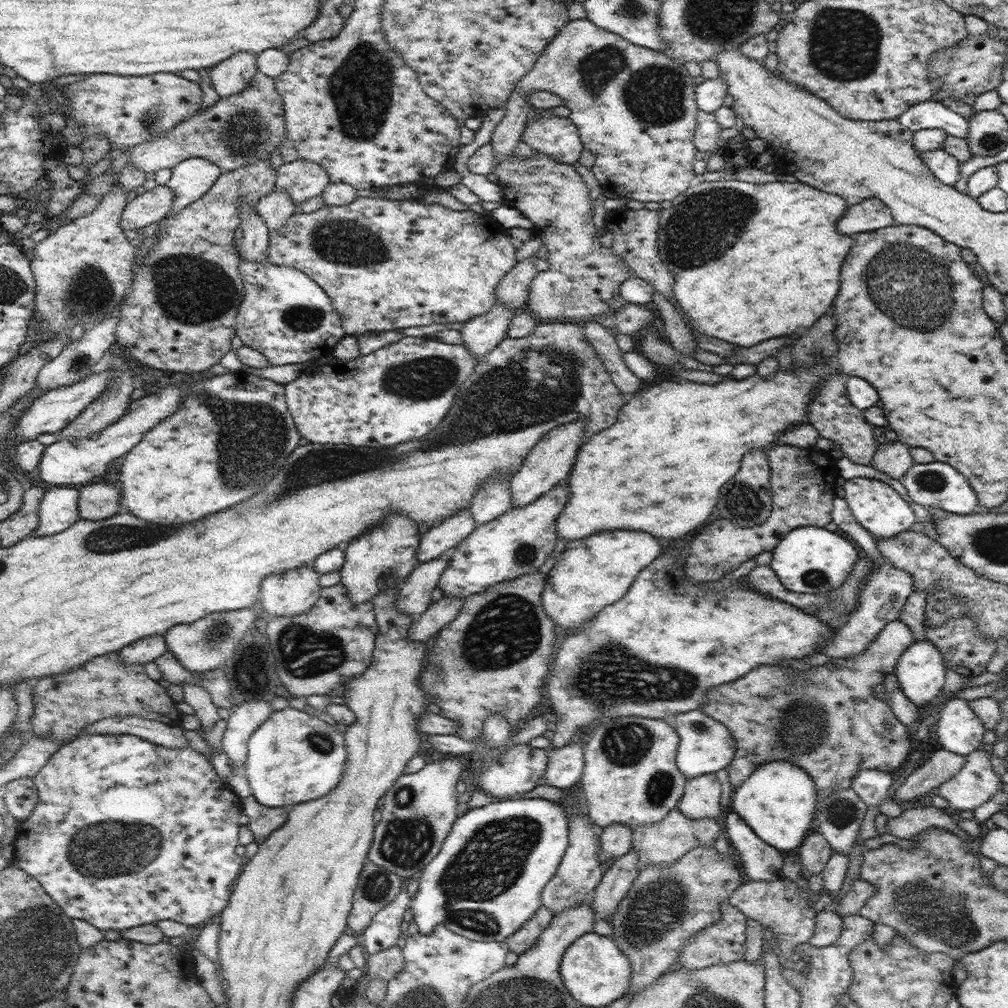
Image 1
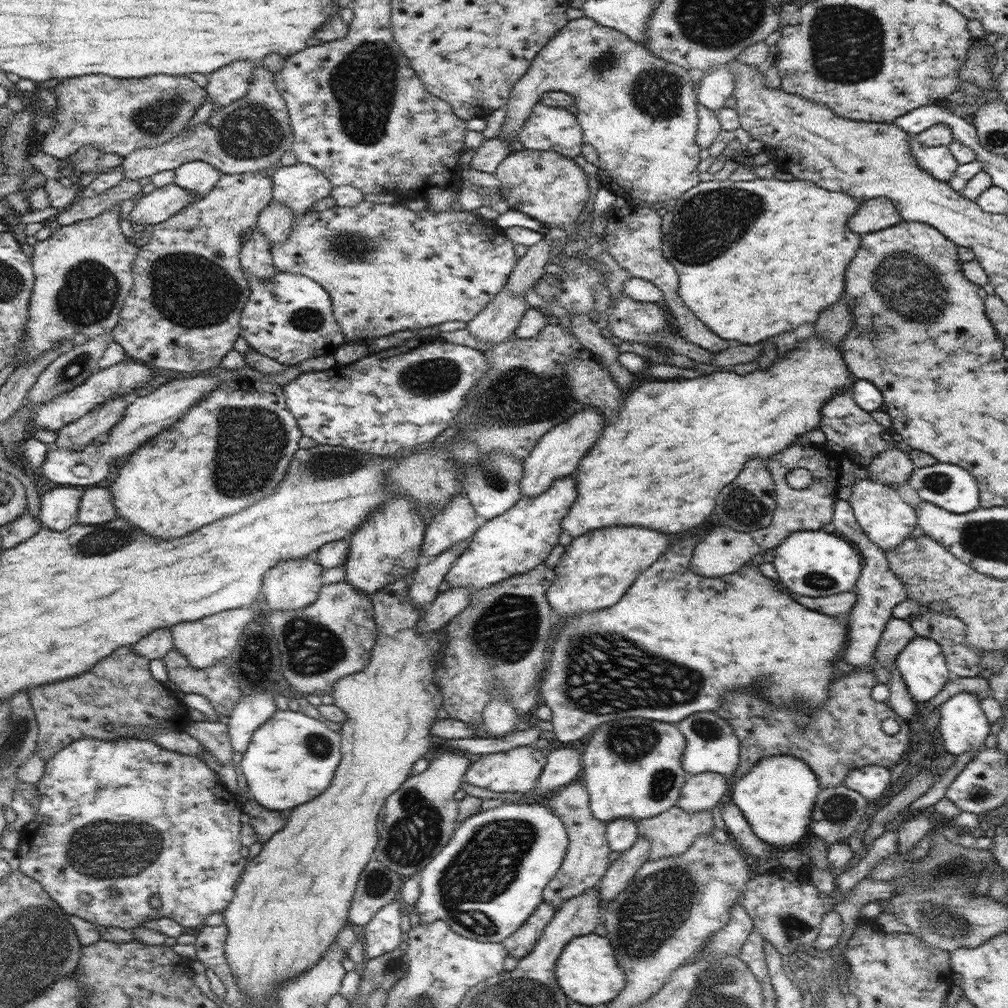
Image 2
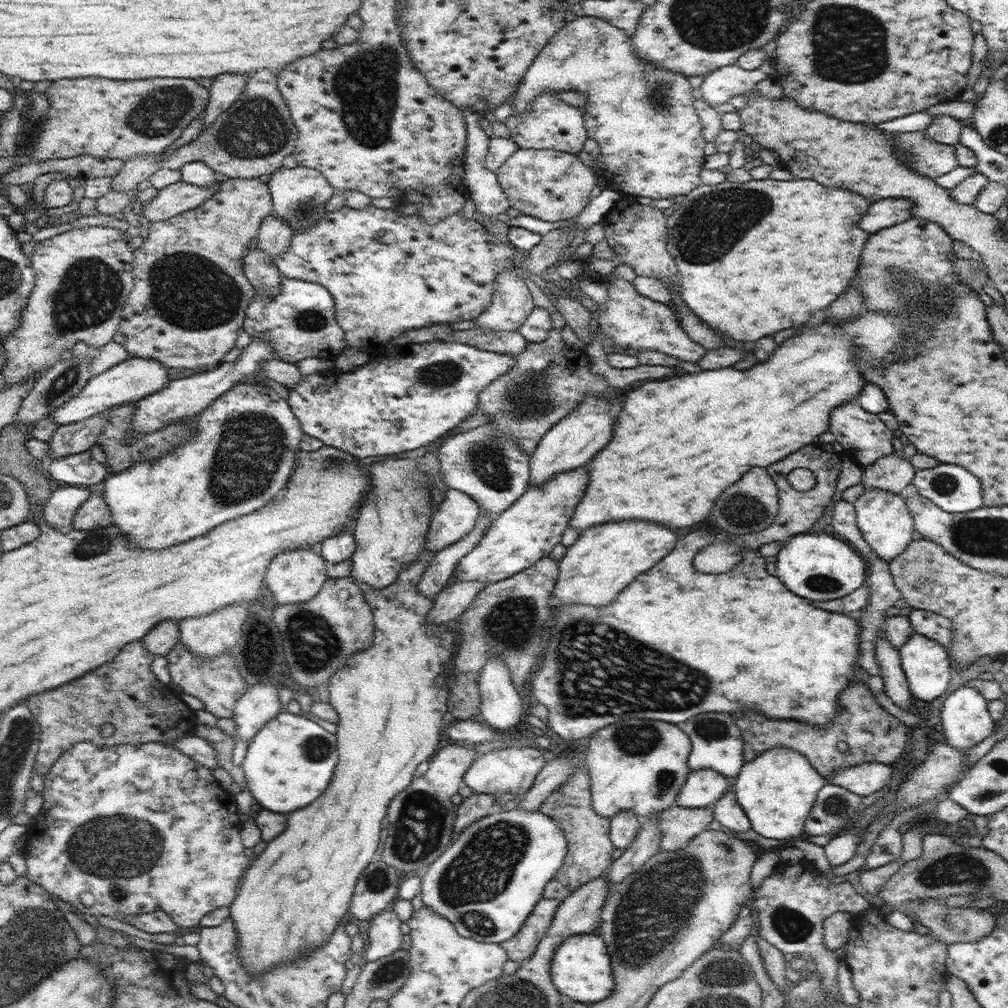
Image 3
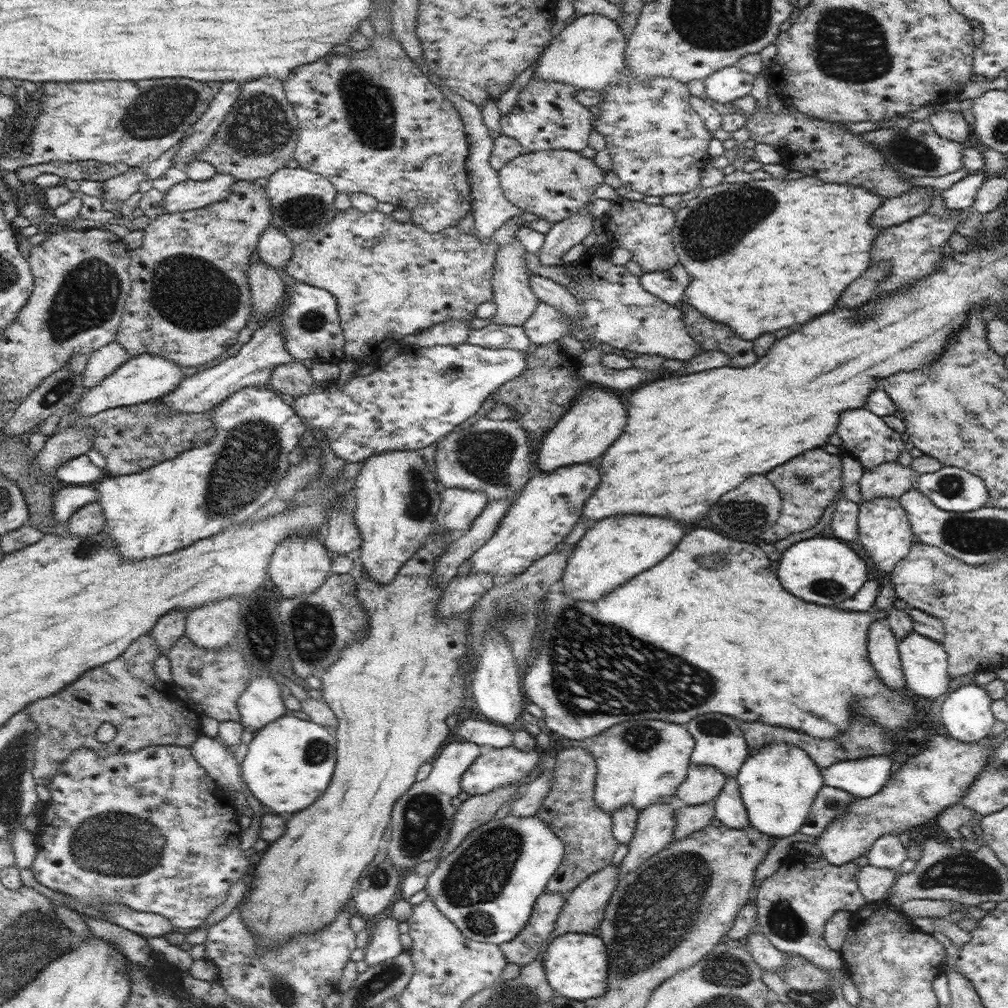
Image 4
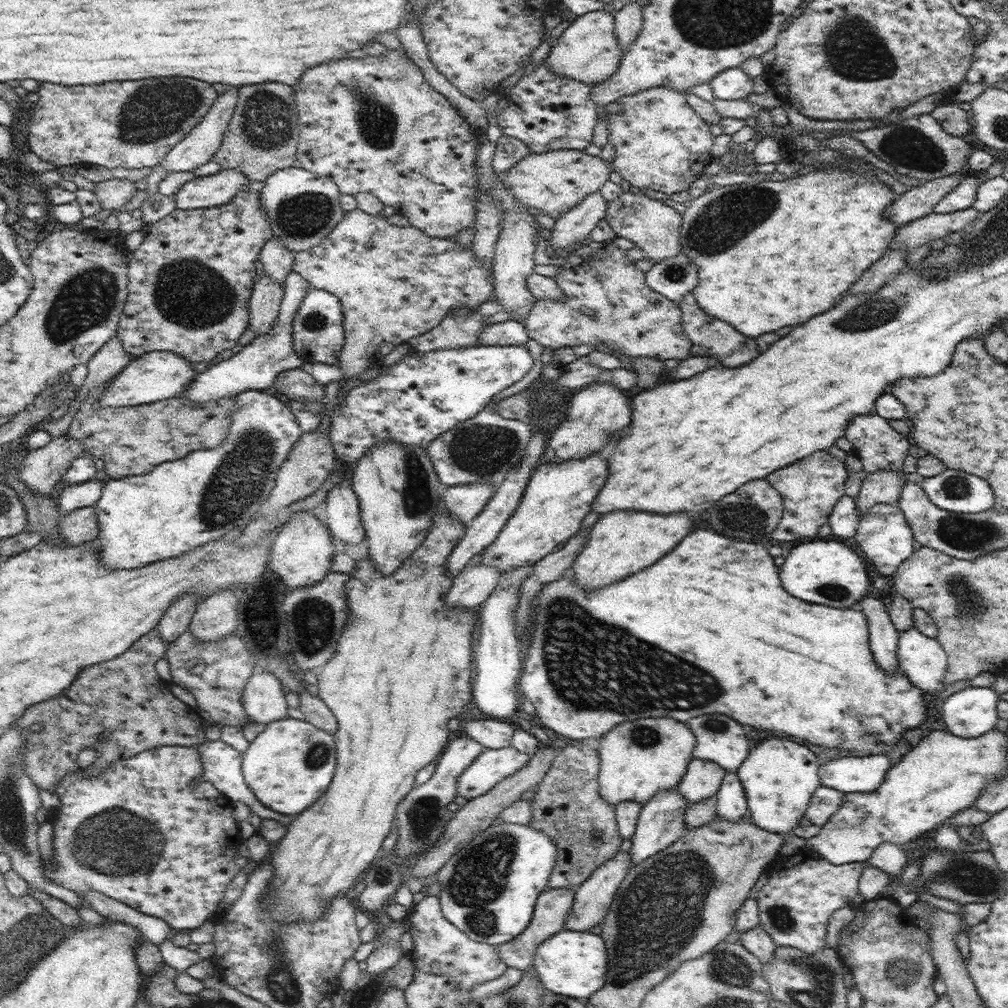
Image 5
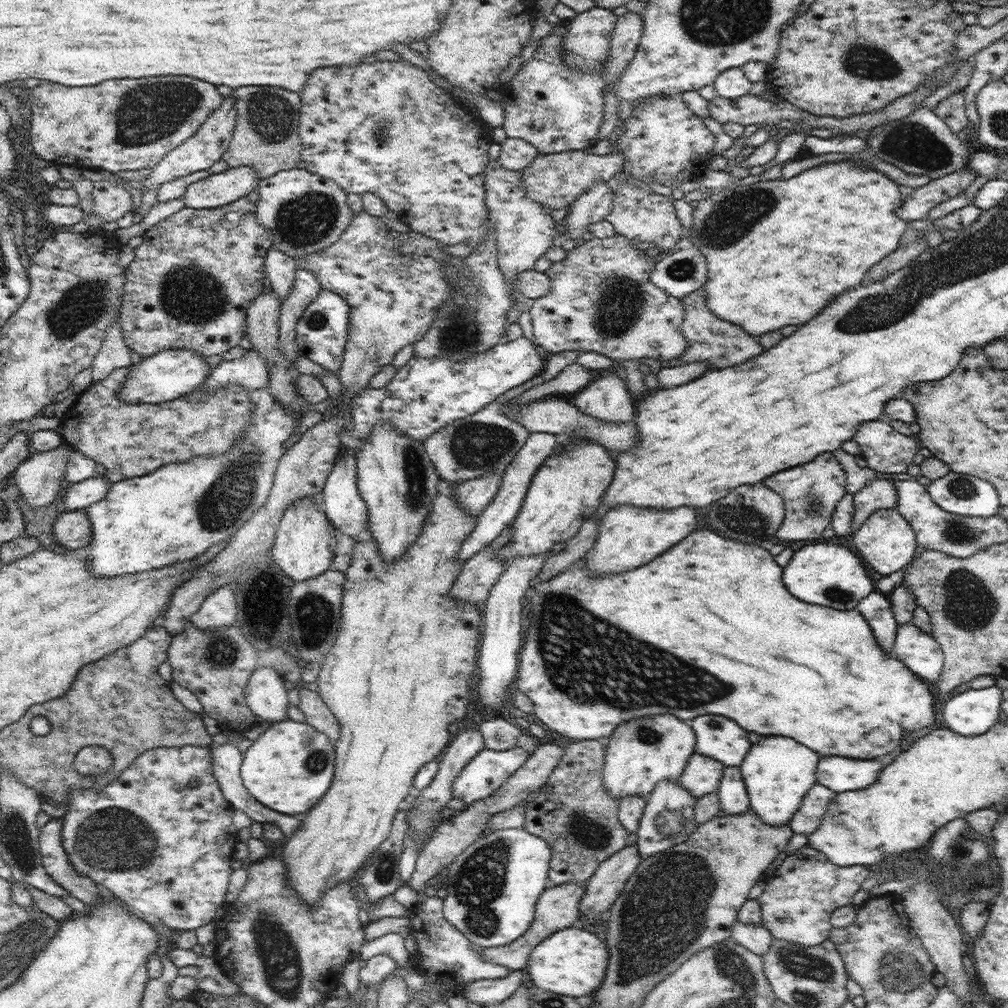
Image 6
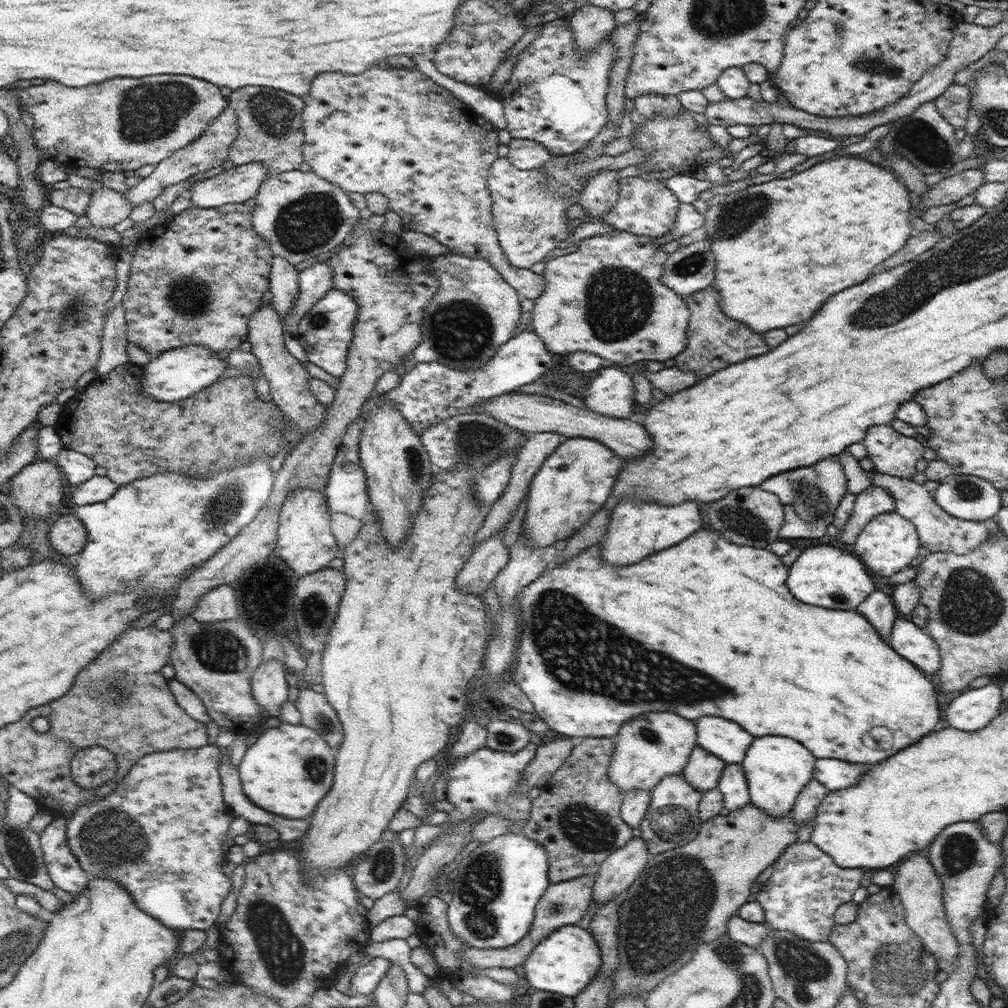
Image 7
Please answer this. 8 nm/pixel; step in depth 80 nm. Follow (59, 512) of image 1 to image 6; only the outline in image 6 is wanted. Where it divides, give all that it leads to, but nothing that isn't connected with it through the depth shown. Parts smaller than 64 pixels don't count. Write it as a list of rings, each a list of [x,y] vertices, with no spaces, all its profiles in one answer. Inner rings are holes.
[[[96,475],[82,482],[76,482],[65,492],[64,504],[70,511],[96,504],[106,498],[111,483],[105,475]]]

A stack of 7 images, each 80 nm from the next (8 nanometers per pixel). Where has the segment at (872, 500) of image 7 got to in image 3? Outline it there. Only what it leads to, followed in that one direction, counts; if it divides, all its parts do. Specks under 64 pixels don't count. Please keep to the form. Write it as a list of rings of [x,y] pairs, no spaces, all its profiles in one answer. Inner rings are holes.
[[[894,452],[863,467],[861,483],[865,488],[879,488],[900,495],[906,486],[913,484],[916,469],[910,461],[900,457],[899,452]]]

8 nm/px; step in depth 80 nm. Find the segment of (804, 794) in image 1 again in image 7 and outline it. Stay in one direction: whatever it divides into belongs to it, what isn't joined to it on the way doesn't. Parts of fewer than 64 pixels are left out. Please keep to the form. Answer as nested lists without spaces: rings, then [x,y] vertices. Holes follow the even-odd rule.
[[[782,735],[754,736],[741,763],[752,804],[770,818],[782,818],[793,812],[798,793],[813,777],[816,759],[810,750],[793,738]]]

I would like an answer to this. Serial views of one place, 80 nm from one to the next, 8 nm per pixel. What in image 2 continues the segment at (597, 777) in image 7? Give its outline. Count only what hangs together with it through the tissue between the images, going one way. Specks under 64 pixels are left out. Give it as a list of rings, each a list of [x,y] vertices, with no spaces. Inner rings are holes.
[[[581,778],[551,793],[545,798],[545,802],[554,814],[560,817],[569,838],[566,856],[554,878],[543,890],[543,901],[557,909],[569,898],[580,896],[584,891],[598,885],[612,863],[608,859],[611,848],[607,843],[607,824],[592,816],[588,789],[585,784],[582,784]]]

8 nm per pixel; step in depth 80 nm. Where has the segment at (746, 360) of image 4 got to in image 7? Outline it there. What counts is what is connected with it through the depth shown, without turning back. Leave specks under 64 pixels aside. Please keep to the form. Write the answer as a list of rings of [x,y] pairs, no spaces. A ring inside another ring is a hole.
[[[714,285],[684,295],[682,300],[691,312],[686,329],[687,347],[674,357],[675,366],[682,372],[695,372],[699,374],[697,380],[702,380],[727,366],[770,352],[762,333],[752,332],[743,322],[734,321],[721,311],[720,293]]]

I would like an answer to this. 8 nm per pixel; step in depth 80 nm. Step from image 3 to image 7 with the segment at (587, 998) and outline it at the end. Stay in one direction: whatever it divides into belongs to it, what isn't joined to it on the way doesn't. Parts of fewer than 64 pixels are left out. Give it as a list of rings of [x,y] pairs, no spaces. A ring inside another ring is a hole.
[[[564,925],[552,931],[544,942],[536,945],[523,962],[523,967],[526,980],[531,988],[534,986],[532,990],[550,990],[550,993],[574,998],[596,978],[601,964],[601,948],[589,929],[577,925]]]

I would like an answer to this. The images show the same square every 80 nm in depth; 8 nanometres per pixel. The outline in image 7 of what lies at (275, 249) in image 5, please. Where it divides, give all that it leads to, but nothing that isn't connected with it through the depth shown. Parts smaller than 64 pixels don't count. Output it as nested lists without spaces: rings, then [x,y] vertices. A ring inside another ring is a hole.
[[[273,256],[268,293],[272,294],[270,303],[282,321],[298,298],[298,273],[294,264],[280,256]]]

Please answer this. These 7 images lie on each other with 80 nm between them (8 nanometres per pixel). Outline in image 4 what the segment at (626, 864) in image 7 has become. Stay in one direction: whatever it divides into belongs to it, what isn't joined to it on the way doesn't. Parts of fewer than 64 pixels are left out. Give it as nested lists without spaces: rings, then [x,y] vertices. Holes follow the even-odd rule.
[[[610,864],[604,866],[601,871],[591,874],[584,882],[581,882],[574,890],[567,894],[566,904],[561,908],[556,921],[555,932],[551,934],[552,939],[569,932],[592,933],[595,928],[598,928],[599,924],[603,921],[610,897],[621,877],[619,868],[620,865]]]

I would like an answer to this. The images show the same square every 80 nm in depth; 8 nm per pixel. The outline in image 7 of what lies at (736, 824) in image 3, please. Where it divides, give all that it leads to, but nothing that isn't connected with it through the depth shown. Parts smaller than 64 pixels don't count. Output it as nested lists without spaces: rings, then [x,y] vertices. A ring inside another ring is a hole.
[[[727,764],[723,768],[717,787],[723,794],[724,808],[730,812],[742,810],[751,802],[746,775],[741,764]]]

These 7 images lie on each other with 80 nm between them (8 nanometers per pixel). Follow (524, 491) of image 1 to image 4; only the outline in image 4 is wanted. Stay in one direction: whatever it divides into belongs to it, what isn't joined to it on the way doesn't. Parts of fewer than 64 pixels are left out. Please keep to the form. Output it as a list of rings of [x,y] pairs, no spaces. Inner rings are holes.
[[[598,385],[580,391],[572,406],[541,440],[542,446],[536,460],[540,471],[552,472],[560,466],[588,463],[598,458],[622,434],[626,422],[628,413],[625,397],[616,396],[614,392],[603,390]]]

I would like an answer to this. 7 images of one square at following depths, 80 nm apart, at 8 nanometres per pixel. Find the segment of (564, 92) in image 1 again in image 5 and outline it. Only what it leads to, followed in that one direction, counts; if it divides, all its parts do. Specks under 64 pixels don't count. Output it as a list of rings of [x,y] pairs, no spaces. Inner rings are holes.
[[[604,9],[577,16],[551,46],[546,62],[552,74],[584,84],[600,84],[616,74],[622,55],[622,48],[615,35],[613,12]],[[668,85],[656,86],[644,91],[640,91],[634,95],[628,95],[628,97],[622,97],[618,100],[623,106],[621,114],[608,114],[608,131],[609,131],[609,142],[614,144],[616,150],[615,157],[613,158],[613,168],[622,178],[629,182],[633,190],[642,193],[642,189],[652,189],[659,191],[667,195],[674,193],[680,193],[682,191],[688,191],[690,186],[695,182],[697,178],[700,178],[704,174],[704,169],[708,166],[715,158],[712,155],[712,145],[714,144],[715,136],[710,133],[710,128],[706,122],[693,110],[693,108],[687,103],[687,92],[676,91]]]

